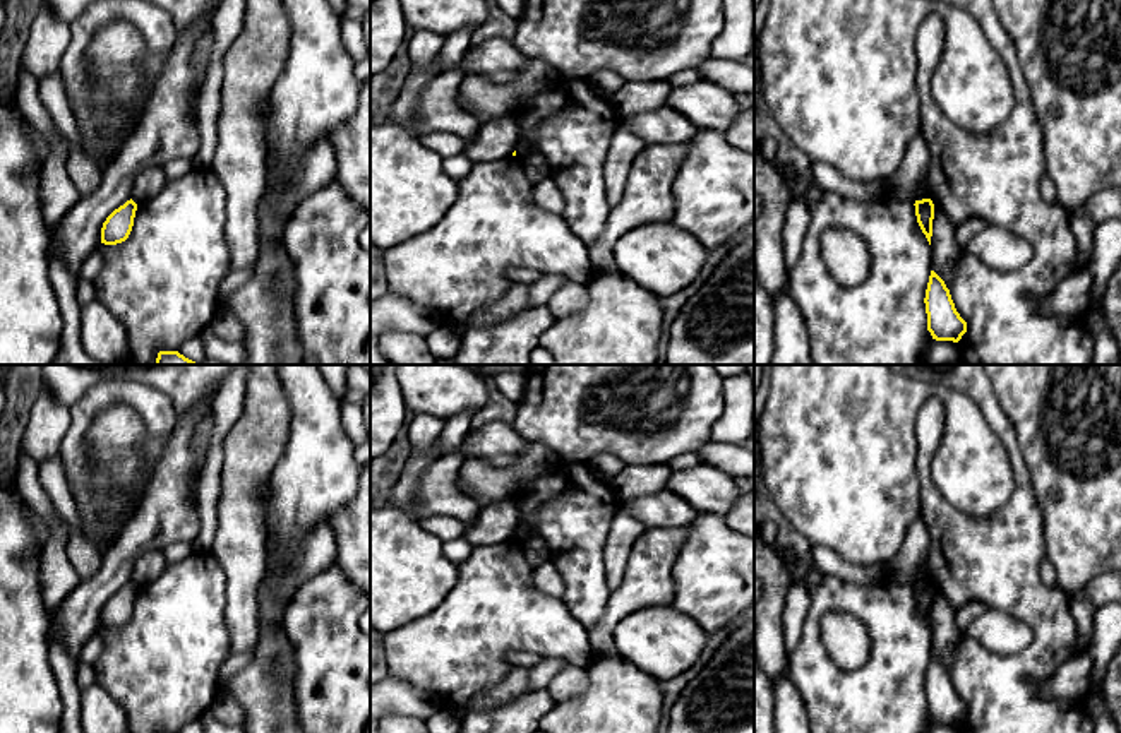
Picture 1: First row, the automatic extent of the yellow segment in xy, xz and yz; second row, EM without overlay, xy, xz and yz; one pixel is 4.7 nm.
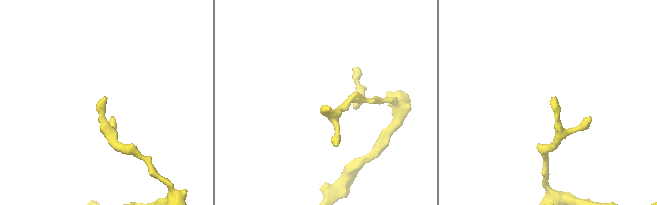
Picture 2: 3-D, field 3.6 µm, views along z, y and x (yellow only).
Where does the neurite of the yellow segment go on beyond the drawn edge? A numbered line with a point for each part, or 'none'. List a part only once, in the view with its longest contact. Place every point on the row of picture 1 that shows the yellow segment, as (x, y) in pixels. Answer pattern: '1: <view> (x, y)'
none

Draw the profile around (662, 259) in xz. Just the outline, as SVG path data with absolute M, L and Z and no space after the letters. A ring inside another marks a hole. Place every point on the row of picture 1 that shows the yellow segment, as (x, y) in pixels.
M674 223L638 226L614 247L619 272L656 298L689 286L706 264L708 250Z

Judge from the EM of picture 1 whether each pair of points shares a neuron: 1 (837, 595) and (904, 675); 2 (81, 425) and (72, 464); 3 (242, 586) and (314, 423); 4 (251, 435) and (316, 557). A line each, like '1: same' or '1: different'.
1: same
2: same
3: different
4: different

